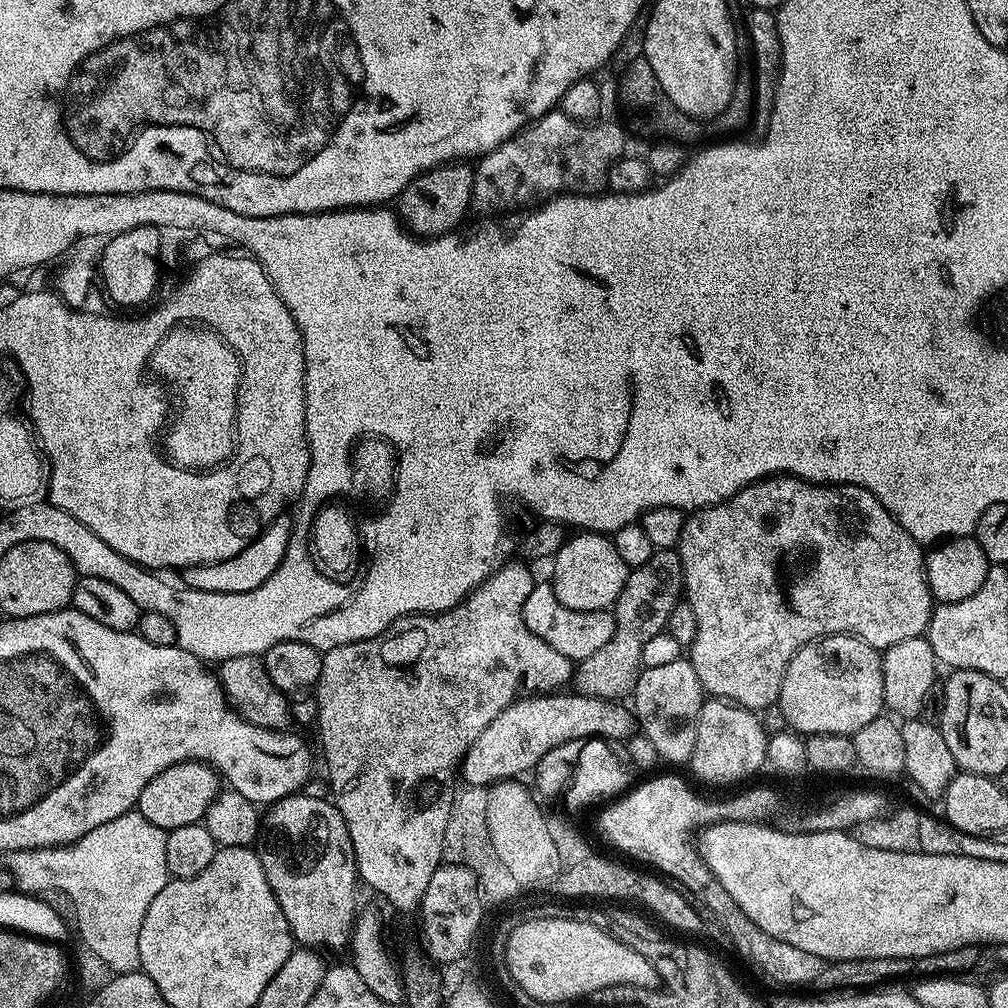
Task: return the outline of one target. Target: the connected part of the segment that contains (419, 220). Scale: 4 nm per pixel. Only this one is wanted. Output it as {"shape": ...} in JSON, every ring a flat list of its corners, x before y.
{"shape":[[468,162,440,164,415,178,400,191,398,197,398,215,405,225,417,237,442,236,461,227,468,207,473,207,472,191,474,190,475,171]]}

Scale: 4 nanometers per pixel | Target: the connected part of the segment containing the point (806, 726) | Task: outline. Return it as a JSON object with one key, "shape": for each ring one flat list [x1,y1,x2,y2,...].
{"shape":[[824,636,820,640,811,640,809,644,802,646,796,651,794,658,790,658,790,662,786,666,786,674,782,678,782,690,780,691,778,701,778,712,785,716,785,725,800,734,825,732,826,734,851,736,852,733,862,730,862,726,866,726,866,722,874,722,874,718,878,718,885,711,884,691,882,690,883,677,881,653,877,651,877,649,871,648,864,640,860,640,856,636]]}

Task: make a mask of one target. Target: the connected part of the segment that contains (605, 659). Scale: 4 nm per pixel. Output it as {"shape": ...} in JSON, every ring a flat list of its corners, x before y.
{"shape":[[656,550,653,551,650,562,642,562,642,566,631,569,626,578,626,586,622,586,622,594,618,594,614,607,611,609,614,618,614,638,602,646,602,650,594,650,590,658,579,661,574,668,575,691,586,696,597,696,600,700,612,700,614,696,627,697,640,677,642,665,642,646,654,638,654,634,665,631,668,627,668,619,674,610,674,606,681,603,684,591,684,571,680,561,679,551]]}

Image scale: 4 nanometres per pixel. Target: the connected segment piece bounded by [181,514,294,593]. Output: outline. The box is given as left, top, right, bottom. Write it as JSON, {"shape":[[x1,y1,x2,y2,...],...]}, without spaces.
{"shape":[[286,514,276,516,234,558,216,564,192,565,183,569,181,583,190,589,206,590,208,593,246,593,264,584,285,557,286,546,292,536,293,519]]}

